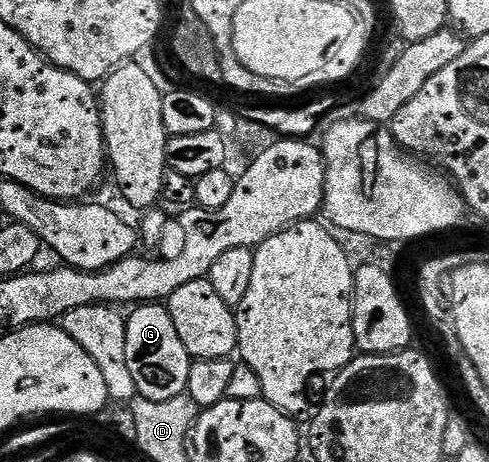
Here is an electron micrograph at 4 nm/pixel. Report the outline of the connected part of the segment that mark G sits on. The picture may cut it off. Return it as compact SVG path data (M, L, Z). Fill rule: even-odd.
M161 304L138 305L126 317L125 327L127 368L131 368L138 395L147 400L171 400L186 393L191 359L187 348L183 348L183 340L179 340L179 332L175 332L168 309Z

